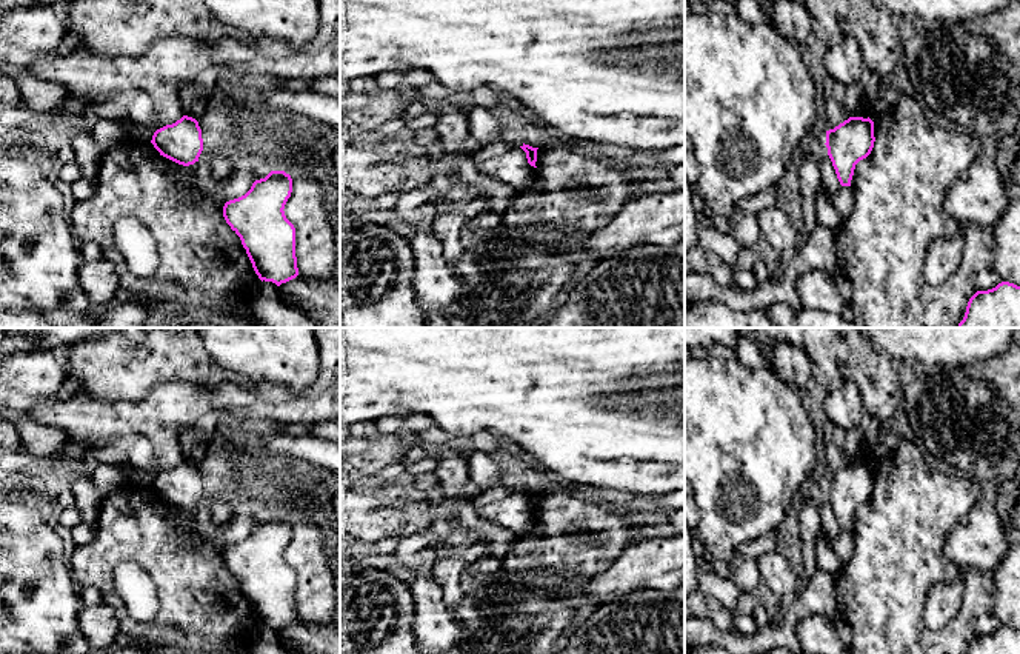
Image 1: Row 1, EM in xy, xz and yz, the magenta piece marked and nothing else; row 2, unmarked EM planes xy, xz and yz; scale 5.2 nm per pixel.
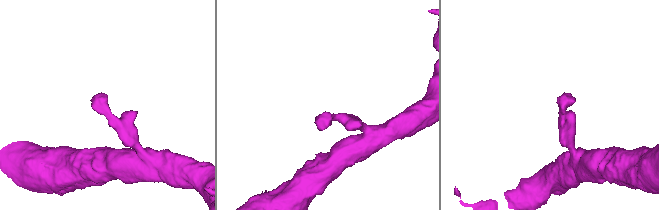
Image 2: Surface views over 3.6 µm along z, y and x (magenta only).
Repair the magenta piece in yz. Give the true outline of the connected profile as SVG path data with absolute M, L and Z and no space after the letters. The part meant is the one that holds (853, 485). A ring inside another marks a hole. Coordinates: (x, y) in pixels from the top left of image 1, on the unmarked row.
M849 462L826 475L828 500L842 531L851 531L855 509L874 492L874 466L868 462Z

